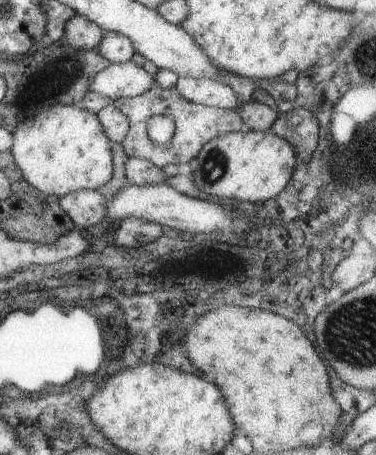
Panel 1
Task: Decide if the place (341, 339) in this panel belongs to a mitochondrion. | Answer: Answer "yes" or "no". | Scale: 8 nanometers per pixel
yes

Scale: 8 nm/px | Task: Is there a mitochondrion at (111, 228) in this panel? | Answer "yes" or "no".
no

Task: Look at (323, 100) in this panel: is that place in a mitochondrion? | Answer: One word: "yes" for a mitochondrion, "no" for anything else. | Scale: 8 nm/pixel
no

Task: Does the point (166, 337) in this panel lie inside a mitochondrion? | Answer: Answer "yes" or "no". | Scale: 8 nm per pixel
no

